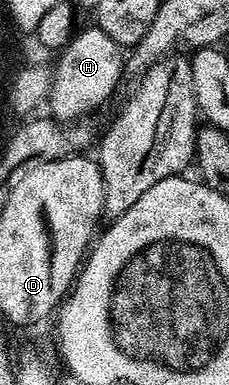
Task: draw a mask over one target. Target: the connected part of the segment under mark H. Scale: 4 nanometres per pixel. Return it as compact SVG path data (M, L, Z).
M95 25L77 30L72 40L59 52L60 61L54 66L52 89L46 104L51 118L57 121L80 121L96 111L116 91L120 74L126 71L126 55L114 41Z

